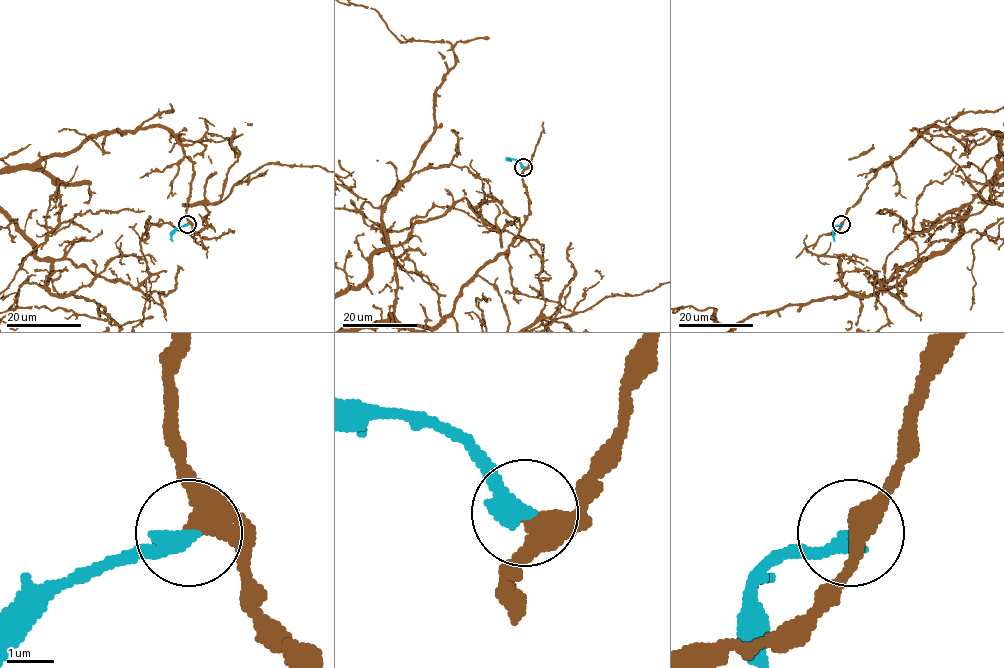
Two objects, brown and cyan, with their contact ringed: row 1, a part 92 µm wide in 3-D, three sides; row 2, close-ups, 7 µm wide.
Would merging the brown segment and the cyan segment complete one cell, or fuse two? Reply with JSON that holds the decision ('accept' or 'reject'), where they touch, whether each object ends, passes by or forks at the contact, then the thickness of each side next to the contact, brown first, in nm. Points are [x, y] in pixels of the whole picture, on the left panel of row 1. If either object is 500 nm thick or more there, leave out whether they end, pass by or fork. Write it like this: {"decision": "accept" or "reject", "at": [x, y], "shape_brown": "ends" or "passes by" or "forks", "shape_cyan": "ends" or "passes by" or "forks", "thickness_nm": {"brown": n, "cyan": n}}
{"decision": "accept", "at": [187, 224], "shape_brown": "passes by", "shape_cyan": "ends", "thickness_nm": {"brown": 400, "cyan": 440}}

